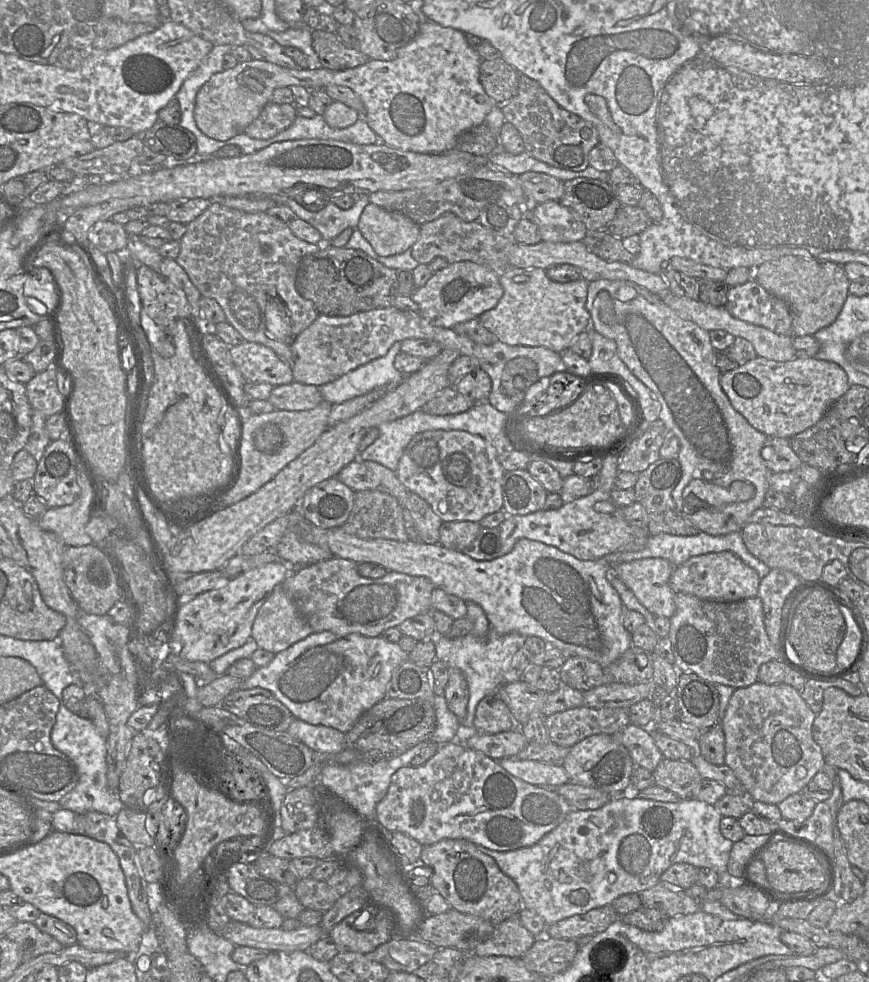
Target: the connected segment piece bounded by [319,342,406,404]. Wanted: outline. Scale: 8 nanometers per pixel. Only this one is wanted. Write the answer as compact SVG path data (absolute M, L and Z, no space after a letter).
M396 342L383 357L374 359L338 379L319 386L323 401L340 404L389 383L401 383L406 375L394 366L401 342Z

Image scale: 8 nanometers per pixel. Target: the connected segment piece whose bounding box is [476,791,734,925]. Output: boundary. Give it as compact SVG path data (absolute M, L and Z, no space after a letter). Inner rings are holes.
M629 791L598 809L572 810L555 829L530 847L496 851L482 845L476 846L490 855L517 884L523 907L534 910L550 925L612 904L624 894L641 893L659 883L661 875L676 863L711 868L724 879L734 842L725 838L720 831L722 817L714 805L694 797L678 802L661 802L640 798L638 793Z

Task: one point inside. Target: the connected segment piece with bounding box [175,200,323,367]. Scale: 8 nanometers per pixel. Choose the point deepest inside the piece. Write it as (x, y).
(248, 262)

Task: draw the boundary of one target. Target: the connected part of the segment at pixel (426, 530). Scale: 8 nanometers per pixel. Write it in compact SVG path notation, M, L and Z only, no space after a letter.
M409 493L407 508L415 522L421 542L439 543L439 528L442 520L433 512L431 506L417 494Z

